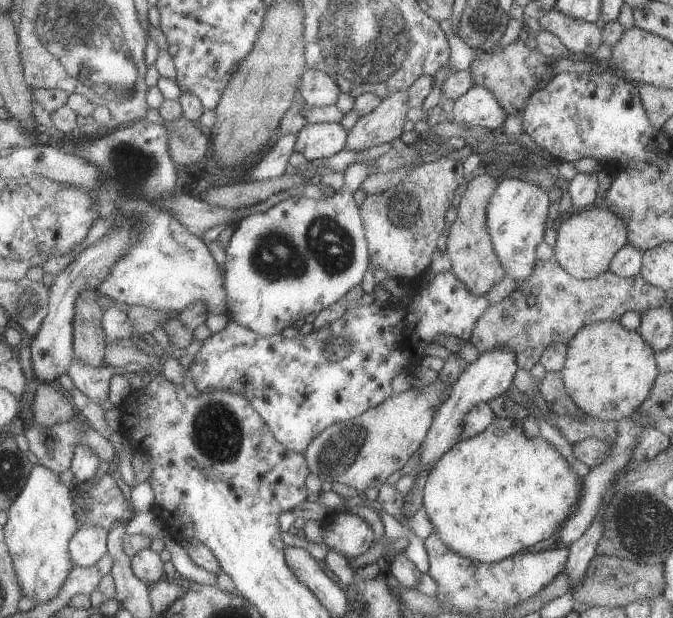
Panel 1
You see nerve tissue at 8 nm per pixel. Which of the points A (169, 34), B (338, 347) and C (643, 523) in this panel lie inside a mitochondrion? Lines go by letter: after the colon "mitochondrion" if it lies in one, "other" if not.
A: other
B: mitochondrion
C: mitochondrion

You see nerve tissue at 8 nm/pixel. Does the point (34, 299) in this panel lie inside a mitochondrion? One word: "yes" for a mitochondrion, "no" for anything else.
yes

